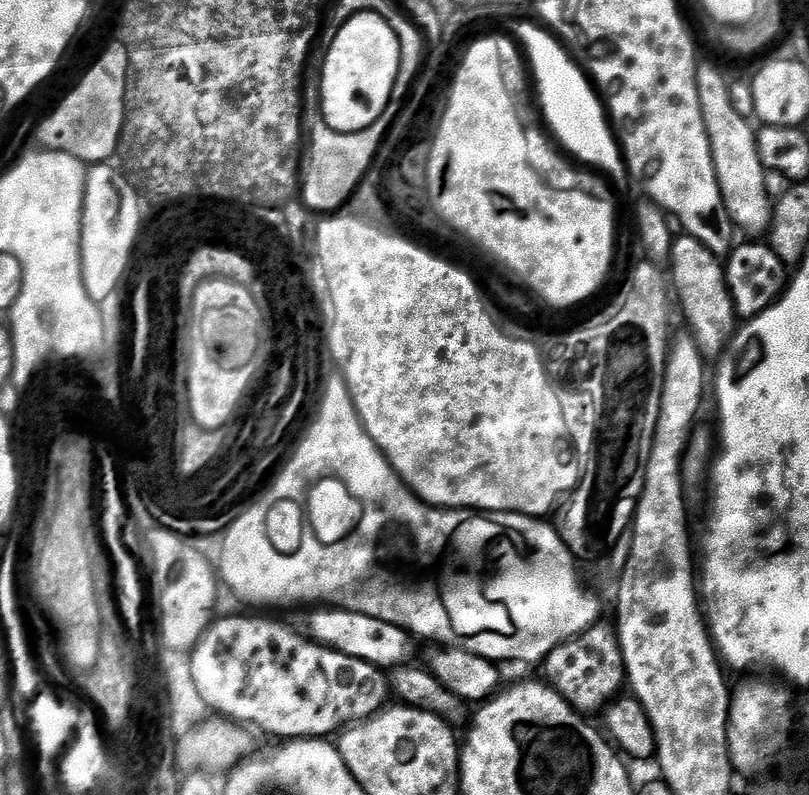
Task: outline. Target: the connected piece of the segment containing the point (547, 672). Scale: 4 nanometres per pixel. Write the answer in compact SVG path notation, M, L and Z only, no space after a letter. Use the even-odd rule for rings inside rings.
M597 622L587 628L583 635L559 644L544 657L543 668L543 679L556 689L567 704L571 704L581 714L596 711L599 713L605 705L621 695L620 687L624 688L626 684L623 650L617 629L612 626L607 628L603 622Z

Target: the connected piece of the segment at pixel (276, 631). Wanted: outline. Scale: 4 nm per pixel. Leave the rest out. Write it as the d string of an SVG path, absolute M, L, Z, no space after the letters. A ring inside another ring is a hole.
M228 616L219 620L190 652L195 695L200 695L216 711L213 713L253 729L261 728L272 736L284 736L280 738L328 738L331 732L339 733L345 726L375 716L385 707L384 699L390 696L389 677L365 660L350 658L307 635L299 636L276 620L259 620L256 616Z

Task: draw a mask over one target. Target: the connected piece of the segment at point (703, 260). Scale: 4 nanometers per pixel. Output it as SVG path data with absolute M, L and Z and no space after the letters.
M680 234L672 241L672 255L670 257L670 265L672 264L672 276L670 272L670 280L674 285L674 296L680 299L680 308L684 311L684 316L688 319L690 335L700 347L700 353L705 358L720 358L725 355L726 349L738 328L738 317L736 308L732 305L732 295L728 289L728 277L726 275L725 265L722 263L721 257L714 255L708 247L702 242L698 242L698 238L687 234Z

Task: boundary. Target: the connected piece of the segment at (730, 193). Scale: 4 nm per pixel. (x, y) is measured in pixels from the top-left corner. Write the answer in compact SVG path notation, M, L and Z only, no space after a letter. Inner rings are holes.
M701 65L696 71L698 100L702 109L703 125L710 138L712 157L720 193L728 217L737 229L744 232L767 233L772 227L773 199L766 190L766 169L757 153L756 132L753 125L738 114L731 105L729 81L714 69Z

